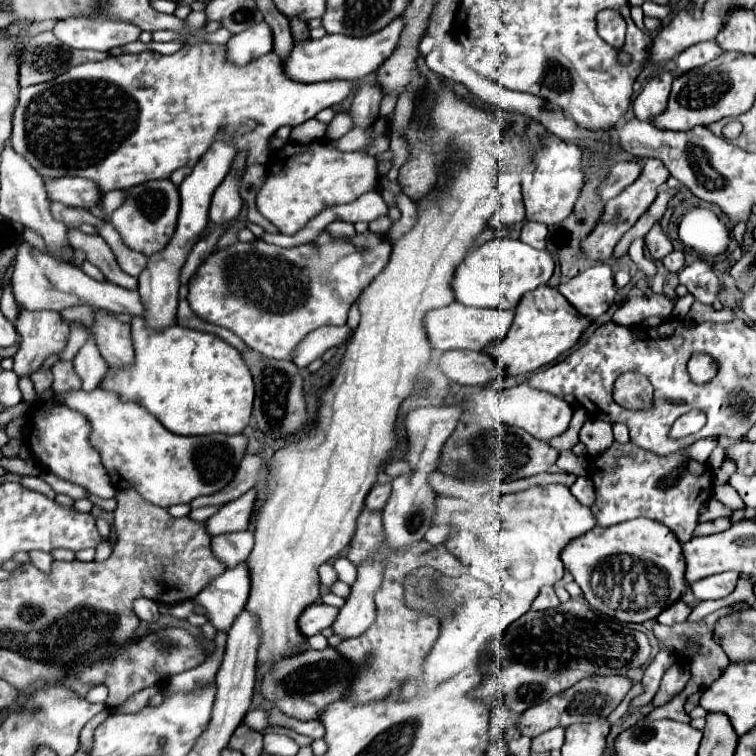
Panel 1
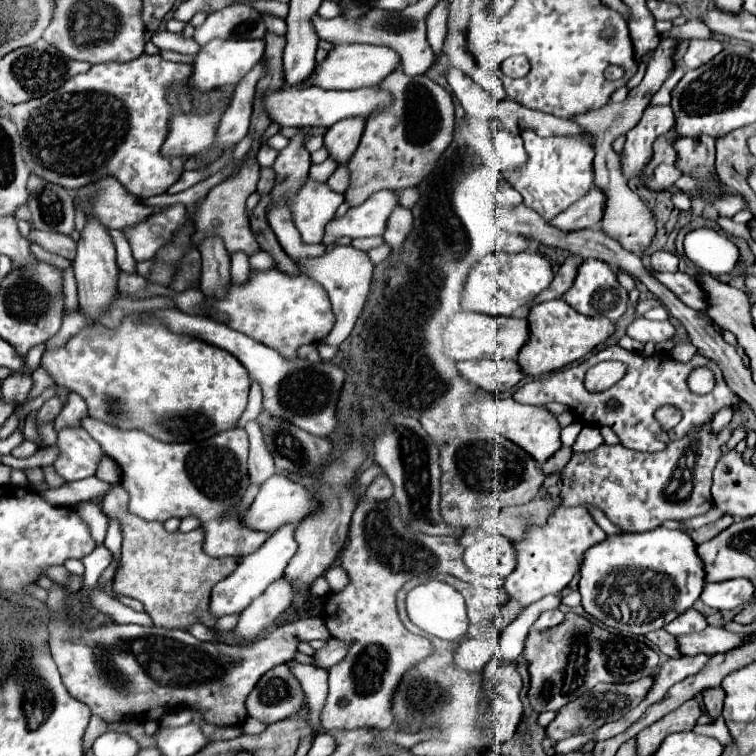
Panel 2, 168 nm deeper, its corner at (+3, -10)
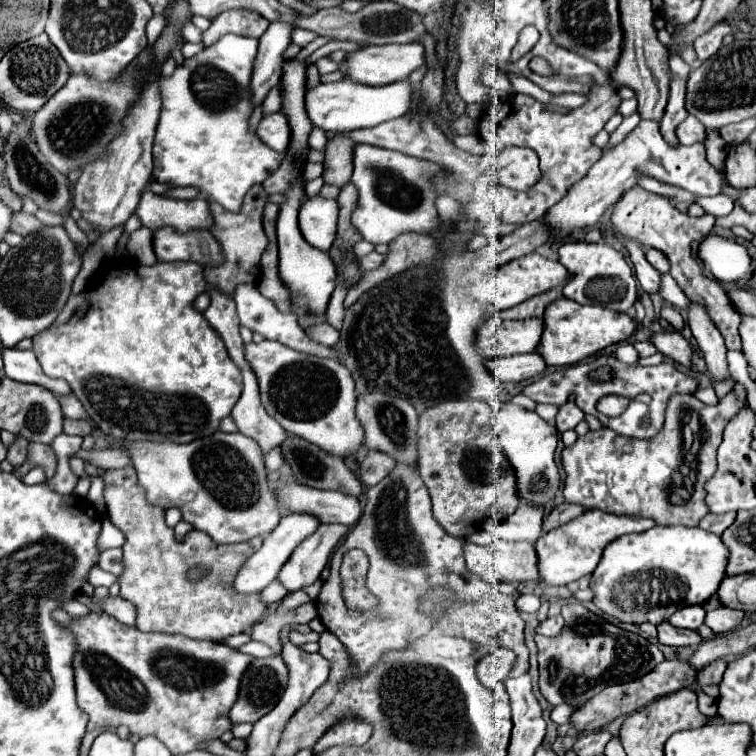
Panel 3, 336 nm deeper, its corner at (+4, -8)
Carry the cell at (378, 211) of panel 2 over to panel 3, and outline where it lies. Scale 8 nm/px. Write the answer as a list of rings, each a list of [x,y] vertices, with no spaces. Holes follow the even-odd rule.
[[[357,145],[353,151],[353,165],[355,171],[351,181],[359,191],[359,205],[351,215],[351,225],[365,241],[389,243],[405,231],[427,235],[439,225],[435,209],[437,193],[431,187],[429,177],[435,173],[447,173],[443,167],[373,145]]]

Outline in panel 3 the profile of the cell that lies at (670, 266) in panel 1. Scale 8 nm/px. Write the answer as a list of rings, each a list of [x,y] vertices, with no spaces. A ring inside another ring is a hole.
[[[649,247],[649,249],[645,251],[645,255],[647,255],[647,261],[649,261],[659,273],[669,273],[669,259],[665,257],[665,253],[661,253],[659,249]]]

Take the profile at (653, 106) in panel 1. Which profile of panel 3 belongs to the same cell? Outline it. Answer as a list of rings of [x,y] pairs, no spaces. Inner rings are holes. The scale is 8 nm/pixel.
[[[641,121],[625,137],[625,141],[621,141],[621,145],[615,145],[613,149],[603,153],[603,157],[589,169],[587,177],[581,179],[577,185],[573,185],[573,189],[569,189],[569,193],[555,207],[549,209],[545,219],[559,231],[559,237],[567,237],[575,229],[593,227],[605,213],[605,209],[625,195],[625,189],[639,185],[641,177],[651,177],[667,185],[687,189],[693,195],[701,197],[717,195],[725,181],[725,177],[707,163],[703,145],[699,143],[691,147],[679,145],[677,149],[671,149],[663,141],[657,121]]]

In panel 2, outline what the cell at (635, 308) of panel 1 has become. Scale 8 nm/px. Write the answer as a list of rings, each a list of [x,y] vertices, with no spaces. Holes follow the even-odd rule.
[[[638,317],[628,327],[628,337],[640,343],[662,343],[672,339],[676,333],[674,325],[670,321],[648,321],[644,317]]]

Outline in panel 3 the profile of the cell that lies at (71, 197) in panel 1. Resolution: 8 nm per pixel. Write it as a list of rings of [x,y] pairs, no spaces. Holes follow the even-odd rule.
[[[151,191],[141,193],[141,201],[135,209],[135,215],[141,219],[143,227],[151,231],[171,225],[177,231],[185,233],[189,229],[199,229],[199,227],[209,229],[213,223],[207,201],[203,197],[191,201],[179,201],[155,195]]]

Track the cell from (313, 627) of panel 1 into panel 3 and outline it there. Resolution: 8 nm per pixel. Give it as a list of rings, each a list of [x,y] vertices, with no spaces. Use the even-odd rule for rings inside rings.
[[[87,613],[81,617],[73,617],[69,625],[65,625],[65,629],[69,629],[69,633],[75,633],[75,641],[77,641],[77,653],[73,657],[73,669],[75,669],[75,689],[77,689],[77,705],[89,715],[89,725],[87,731],[99,729],[99,727],[119,727],[119,725],[127,725],[131,733],[139,735],[139,737],[147,737],[153,735],[157,739],[161,739],[173,755],[183,755],[189,753],[197,747],[199,741],[203,739],[211,739],[211,737],[221,737],[225,731],[229,731],[233,727],[233,723],[229,721],[229,709],[233,707],[233,701],[237,701],[237,689],[241,683],[241,677],[245,675],[245,669],[249,669],[251,661],[255,661],[253,655],[241,653],[239,649],[231,649],[223,643],[213,643],[213,641],[193,641],[191,637],[181,637],[181,635],[169,635],[169,633],[141,633],[137,627],[129,627],[121,621],[117,621],[115,617],[107,615],[107,613]]]

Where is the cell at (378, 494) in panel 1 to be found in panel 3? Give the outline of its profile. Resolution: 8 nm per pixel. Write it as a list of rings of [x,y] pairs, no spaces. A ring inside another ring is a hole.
[[[369,451],[365,461],[361,463],[361,483],[365,487],[377,485],[383,477],[387,477],[393,471],[393,465],[395,465],[395,461],[391,457],[387,457],[385,453]]]

